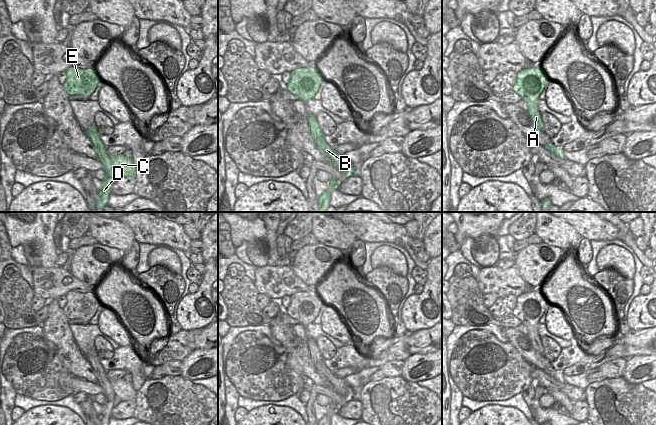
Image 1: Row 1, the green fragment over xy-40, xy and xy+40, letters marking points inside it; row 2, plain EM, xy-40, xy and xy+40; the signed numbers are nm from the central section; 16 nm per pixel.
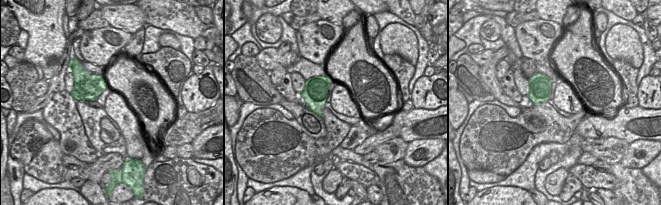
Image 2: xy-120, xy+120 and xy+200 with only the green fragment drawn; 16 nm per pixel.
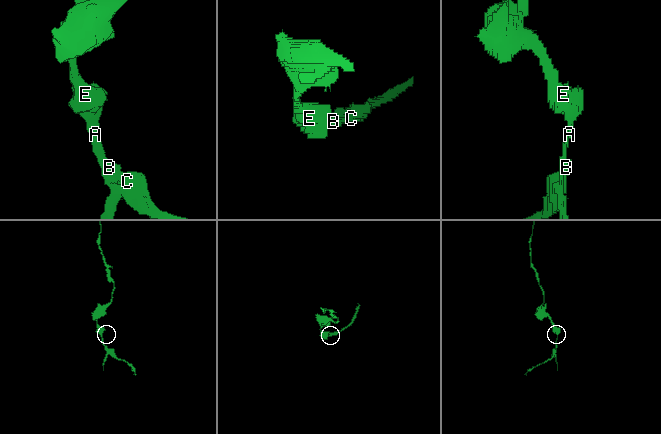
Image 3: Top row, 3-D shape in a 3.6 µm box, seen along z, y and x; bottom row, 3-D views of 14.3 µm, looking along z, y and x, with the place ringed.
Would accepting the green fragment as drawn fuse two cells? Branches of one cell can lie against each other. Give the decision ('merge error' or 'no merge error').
merge error

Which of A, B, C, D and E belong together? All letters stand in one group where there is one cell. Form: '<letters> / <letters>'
A B D E / C

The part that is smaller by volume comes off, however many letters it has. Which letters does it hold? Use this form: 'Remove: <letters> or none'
Remove: C

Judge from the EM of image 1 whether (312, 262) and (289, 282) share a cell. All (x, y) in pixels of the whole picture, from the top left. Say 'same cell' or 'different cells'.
different cells

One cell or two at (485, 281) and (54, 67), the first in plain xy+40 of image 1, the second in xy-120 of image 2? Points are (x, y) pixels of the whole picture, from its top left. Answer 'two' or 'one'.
one

